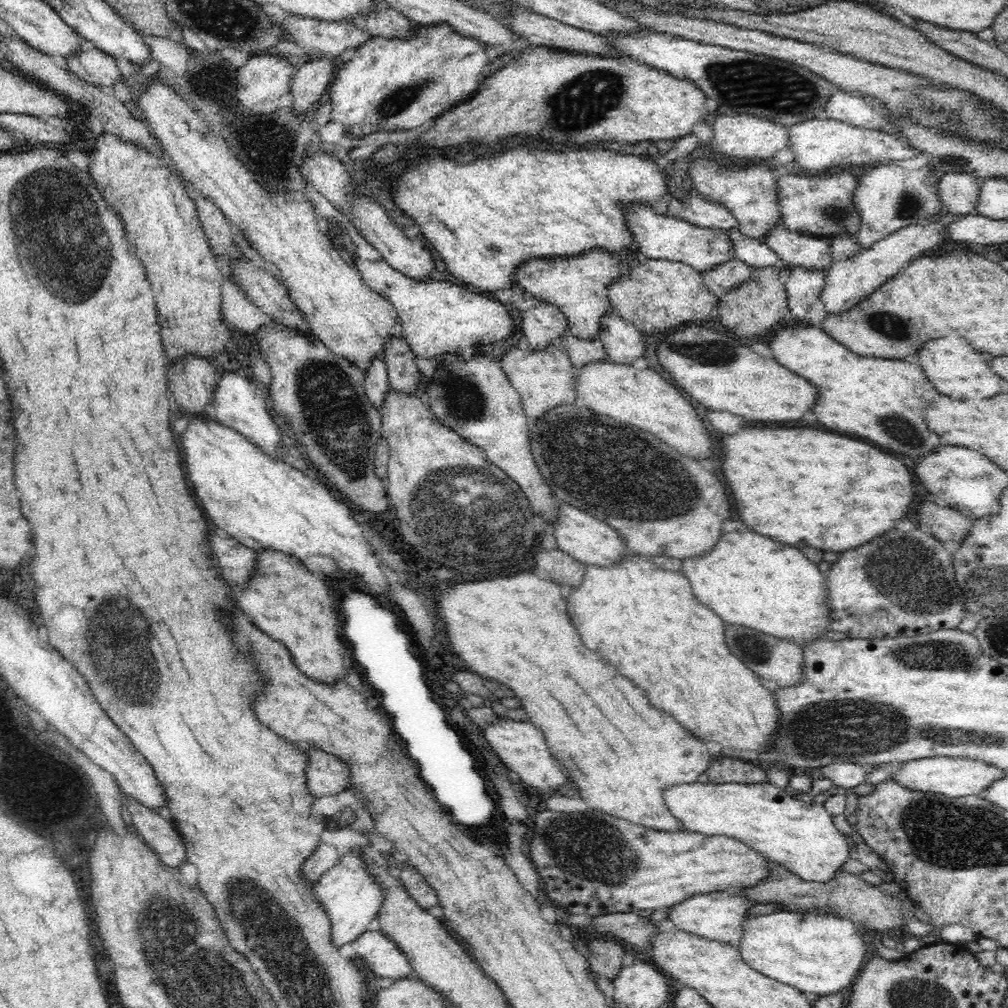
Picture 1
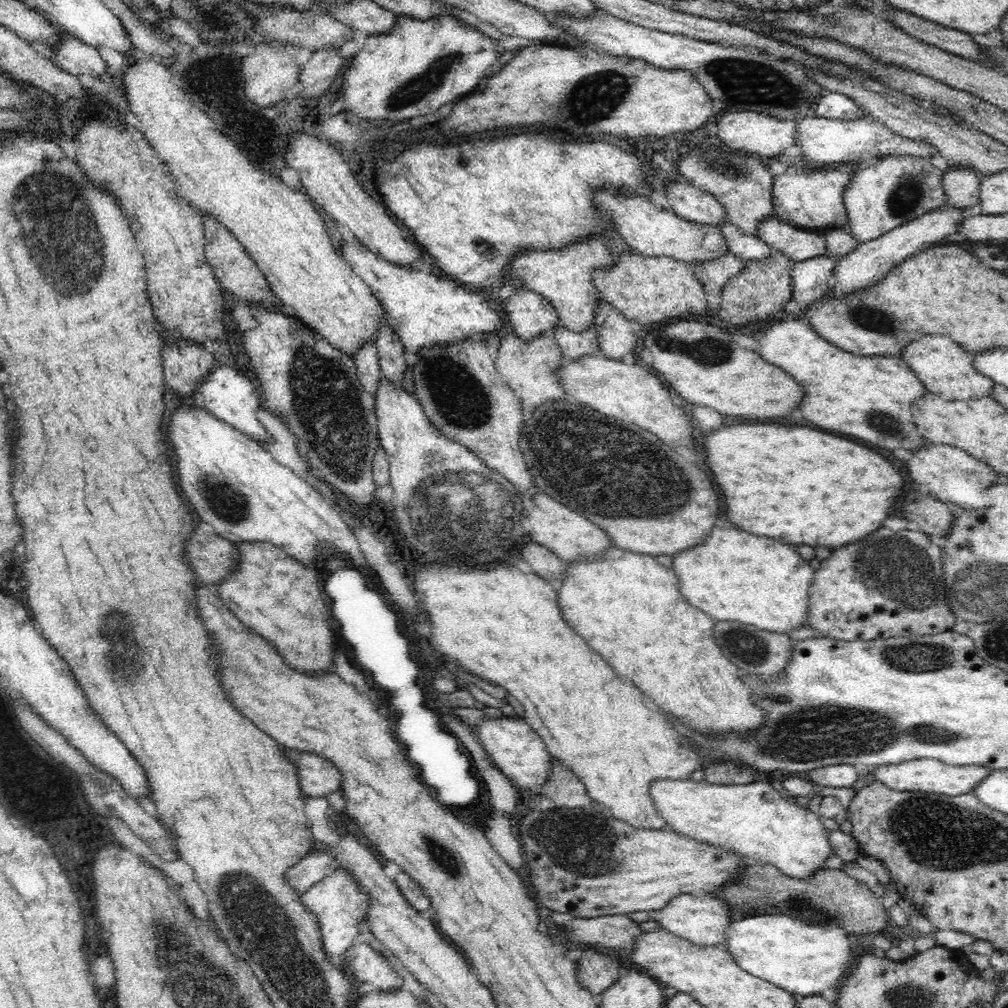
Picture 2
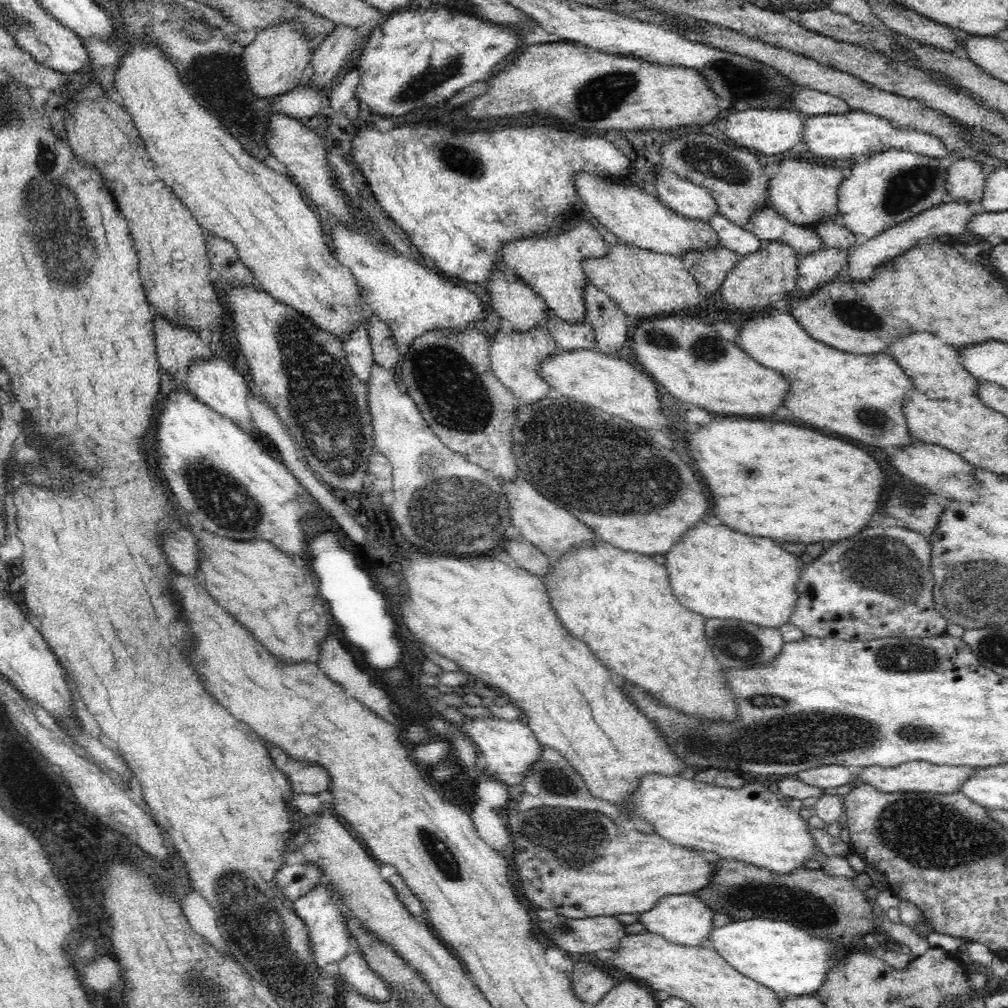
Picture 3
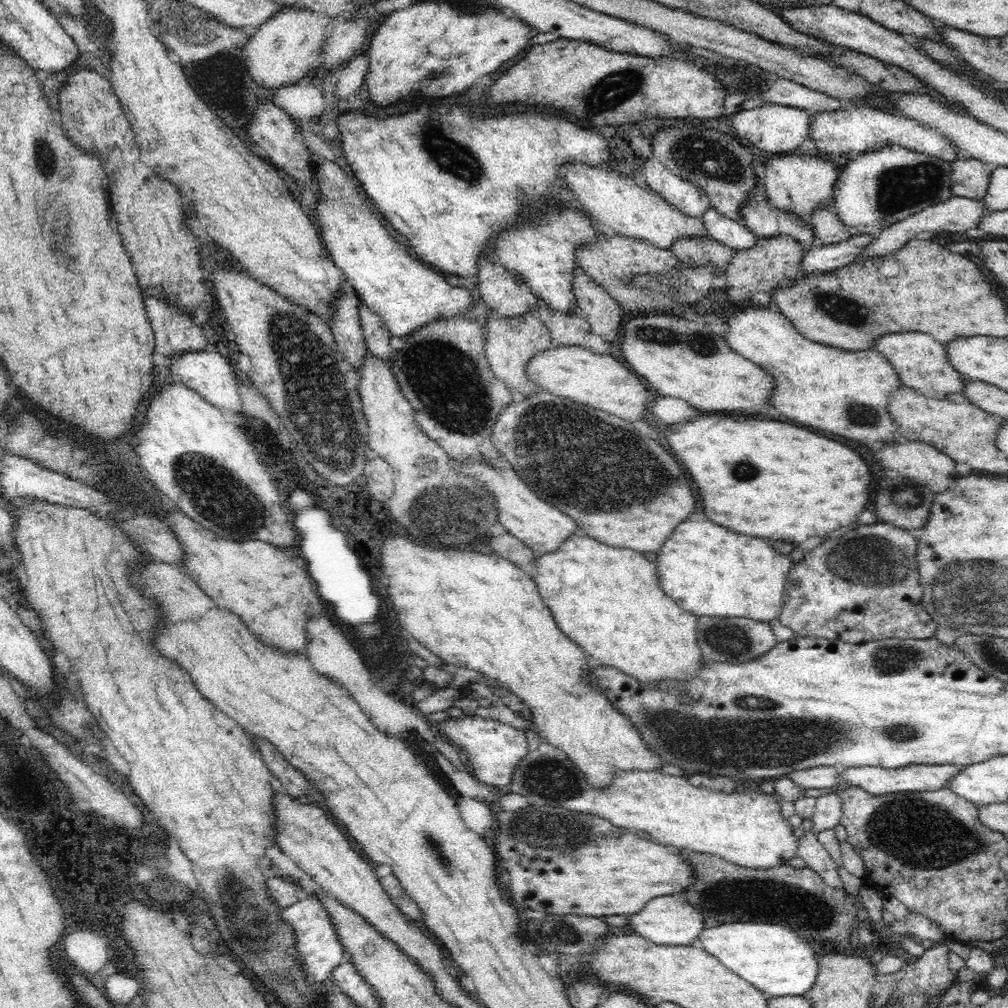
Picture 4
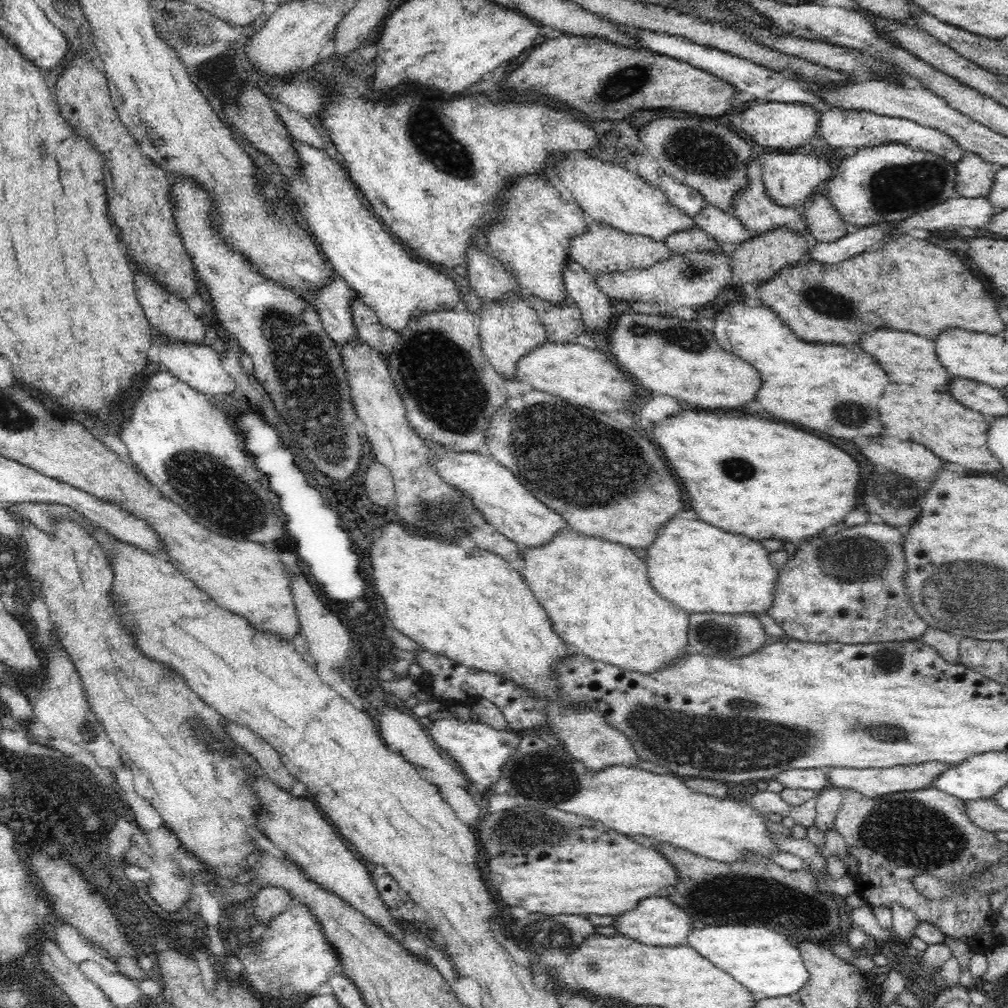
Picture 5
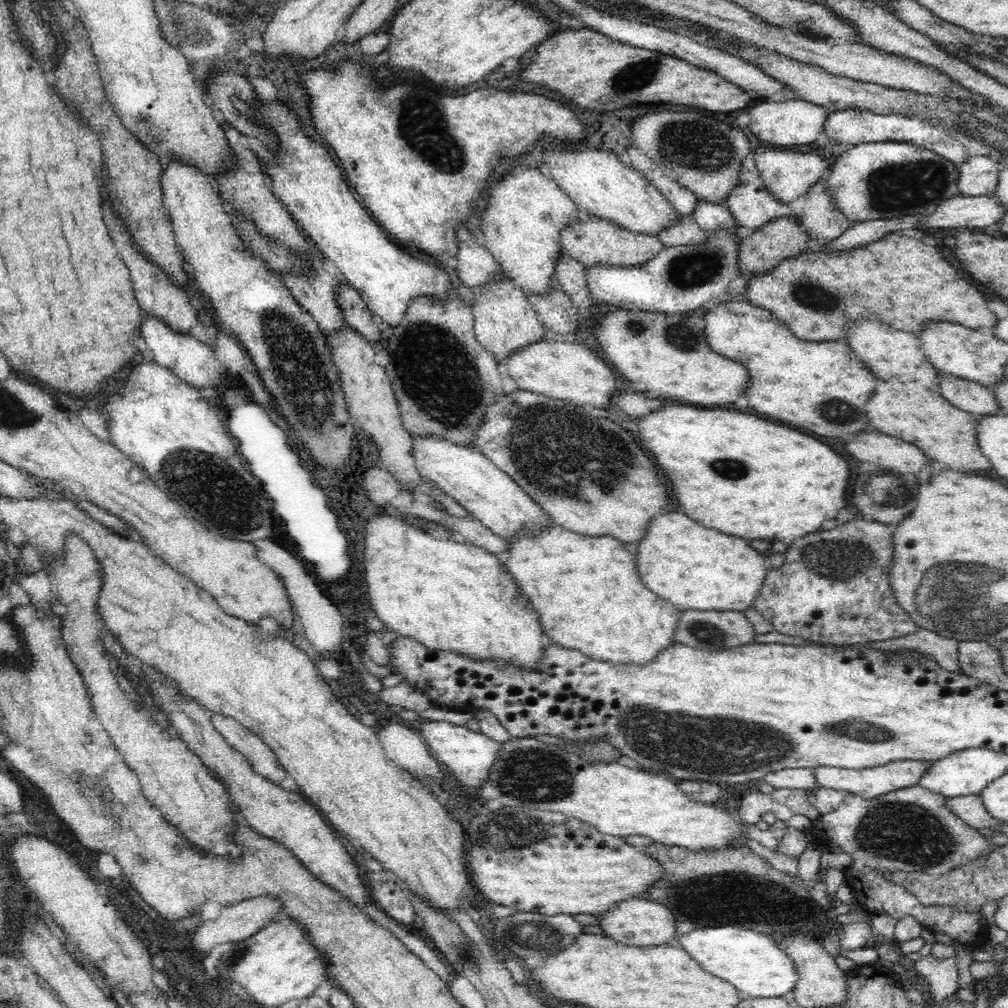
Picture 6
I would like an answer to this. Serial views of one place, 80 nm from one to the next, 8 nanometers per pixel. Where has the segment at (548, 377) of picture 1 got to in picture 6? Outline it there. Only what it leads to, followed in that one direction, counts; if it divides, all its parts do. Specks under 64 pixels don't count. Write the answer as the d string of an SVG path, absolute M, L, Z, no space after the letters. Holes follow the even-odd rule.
M505 275L494 282L482 285L476 293L476 302L472 304L475 336L484 349L494 355L496 362L507 358L523 346L542 341L546 331L537 317L529 299L522 289L514 286Z

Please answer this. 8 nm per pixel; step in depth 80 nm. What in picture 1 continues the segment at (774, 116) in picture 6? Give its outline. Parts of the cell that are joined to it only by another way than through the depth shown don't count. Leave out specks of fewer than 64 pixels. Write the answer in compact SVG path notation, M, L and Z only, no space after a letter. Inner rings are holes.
M724 112L715 118L712 126L714 126L714 138L712 138L710 146L716 152L734 158L740 164L746 162L764 163L766 160L772 159L778 150L786 148L788 143L788 127L754 114Z

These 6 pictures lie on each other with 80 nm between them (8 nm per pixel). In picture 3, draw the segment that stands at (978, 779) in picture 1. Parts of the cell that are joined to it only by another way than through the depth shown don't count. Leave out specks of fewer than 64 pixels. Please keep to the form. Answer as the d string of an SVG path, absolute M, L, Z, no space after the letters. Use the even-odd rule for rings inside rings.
M906 762L896 767L870 766L858 772L858 783L870 784L882 792L921 792L921 793L955 793L959 791L966 780L974 776L976 768L968 766L934 765L930 762Z

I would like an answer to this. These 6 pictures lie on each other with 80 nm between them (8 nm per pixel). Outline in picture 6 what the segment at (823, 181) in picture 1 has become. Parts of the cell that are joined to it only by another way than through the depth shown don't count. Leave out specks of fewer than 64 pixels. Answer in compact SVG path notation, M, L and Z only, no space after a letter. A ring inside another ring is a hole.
M755 148L752 150L754 162L766 188L781 203L788 204L792 200L804 196L806 191L821 179L822 172L828 168L826 161L814 152L792 152L790 150L770 150Z

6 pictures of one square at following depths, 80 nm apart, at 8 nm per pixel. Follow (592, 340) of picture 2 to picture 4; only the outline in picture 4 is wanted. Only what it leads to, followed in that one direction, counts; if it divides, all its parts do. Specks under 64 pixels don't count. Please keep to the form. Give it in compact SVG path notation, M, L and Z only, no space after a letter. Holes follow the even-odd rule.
M538 299L534 307L536 317L541 324L545 324L550 332L552 347L584 346L585 336L590 333L590 326L578 310L574 313L562 314L548 307L546 302Z

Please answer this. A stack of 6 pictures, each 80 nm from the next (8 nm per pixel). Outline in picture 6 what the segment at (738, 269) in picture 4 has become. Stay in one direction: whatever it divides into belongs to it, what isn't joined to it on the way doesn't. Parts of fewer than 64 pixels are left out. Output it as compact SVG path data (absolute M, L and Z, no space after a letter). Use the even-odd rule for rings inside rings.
M788 217L773 218L764 226L754 230L751 236L741 240L738 247L740 275L752 278L752 276L760 276L760 274L768 274L768 271L774 270L786 258L797 255L801 250L804 250L808 246L808 239L808 233L800 227L798 220Z

